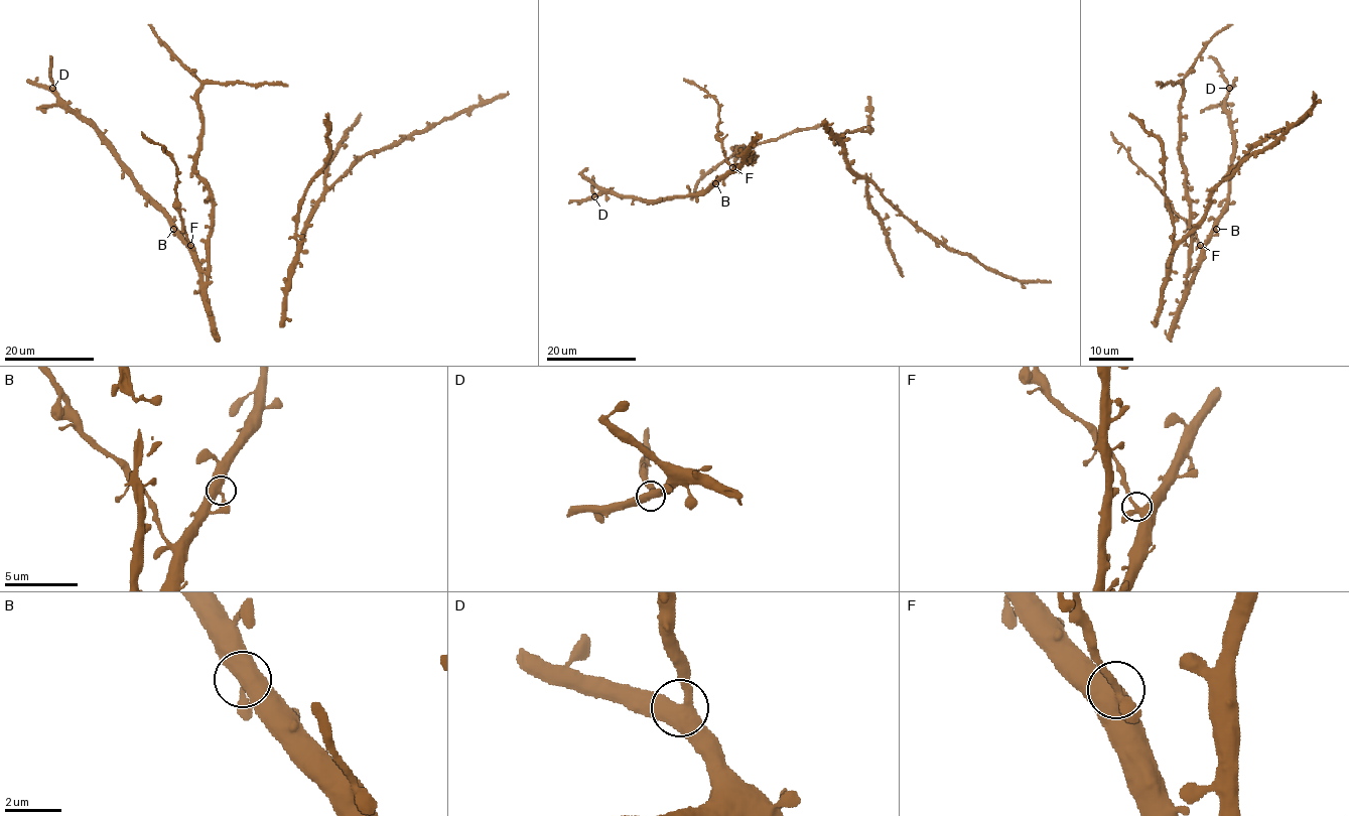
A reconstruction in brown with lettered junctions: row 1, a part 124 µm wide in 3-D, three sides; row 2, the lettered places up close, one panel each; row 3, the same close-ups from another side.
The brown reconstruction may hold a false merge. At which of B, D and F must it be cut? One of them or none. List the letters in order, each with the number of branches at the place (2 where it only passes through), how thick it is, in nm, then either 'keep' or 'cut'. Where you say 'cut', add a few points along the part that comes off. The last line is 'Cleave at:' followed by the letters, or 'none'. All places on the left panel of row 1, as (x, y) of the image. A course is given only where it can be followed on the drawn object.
B: 3 branches meet; 440 nm thick; keep
D: 3 branches meet; 460 nm thick; keep
F: 3 branches meet; 340 nm thick; cut; foreign part runs (190, 244), (176, 205), (177, 166), (164, 147), (149, 140), (141, 132)
Cleave at: F

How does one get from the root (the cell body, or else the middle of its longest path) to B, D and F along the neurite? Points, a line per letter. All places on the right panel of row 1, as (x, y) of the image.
B: (1163, 85), (1178, 83), (1183, 88), (1180, 157), (1191, 205), (1189, 272), (1196, 268), (1201, 247), (1216, 229)
D: (1163, 85), (1183, 88), (1189, 272), (1227, 201), (1229, 88)
F: (1163, 85), (1178, 83), (1183, 88), (1180, 157), (1191, 205), (1189, 272), (1197, 265), (1200, 244)

